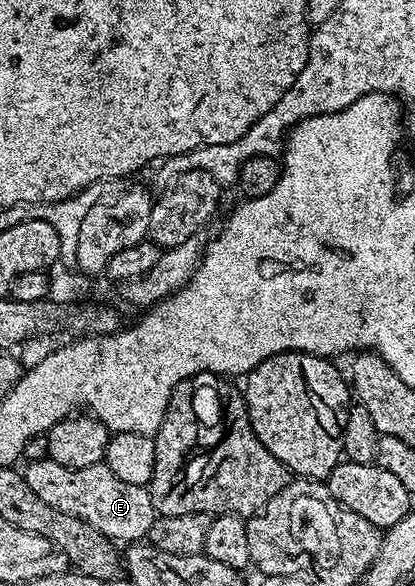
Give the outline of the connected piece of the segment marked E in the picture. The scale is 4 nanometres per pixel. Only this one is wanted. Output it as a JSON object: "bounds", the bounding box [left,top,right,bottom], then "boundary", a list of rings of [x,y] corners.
{"bounds":[23,457,158,544],"boundary":[[[46,457],[23,467],[24,482],[57,514],[69,514],[90,524],[99,534],[104,534],[120,544],[136,544],[147,539],[154,520],[158,517],[147,486],[126,484],[103,464],[90,468],[66,468]]]}

